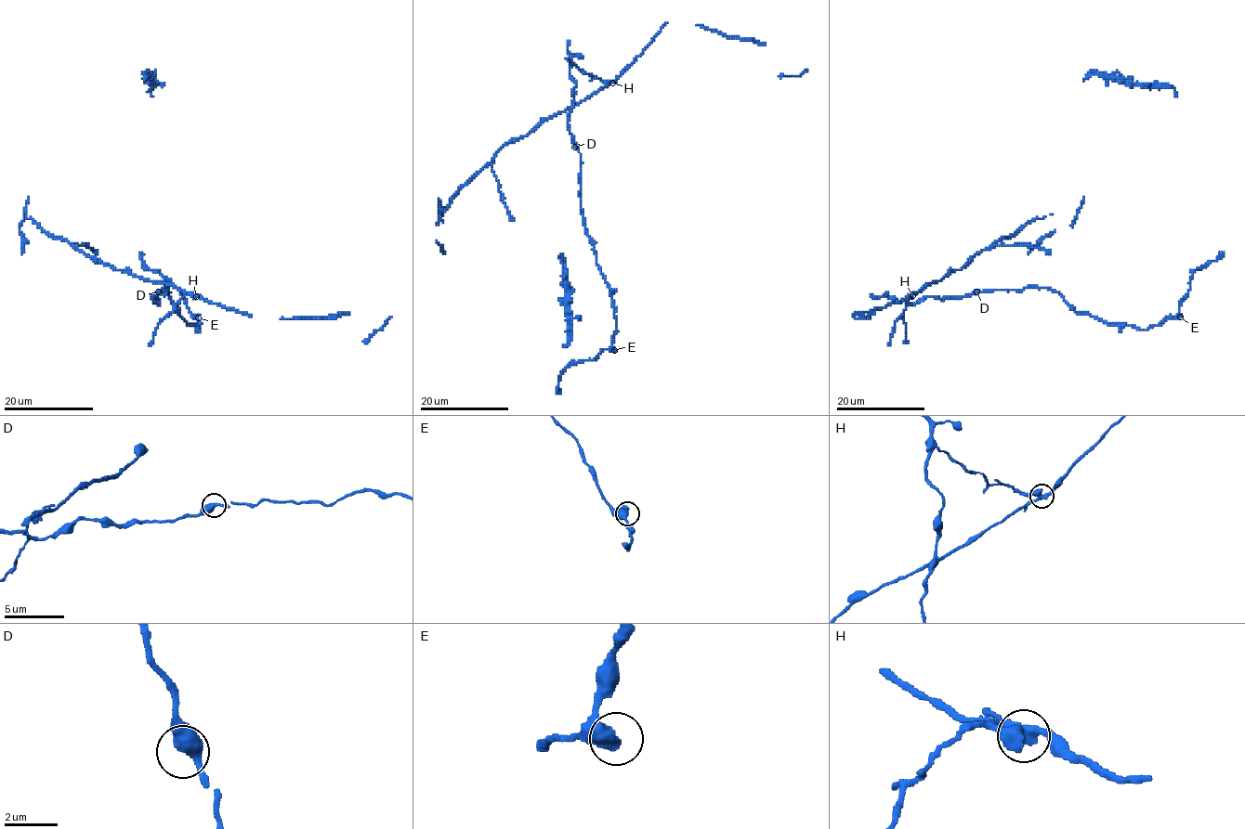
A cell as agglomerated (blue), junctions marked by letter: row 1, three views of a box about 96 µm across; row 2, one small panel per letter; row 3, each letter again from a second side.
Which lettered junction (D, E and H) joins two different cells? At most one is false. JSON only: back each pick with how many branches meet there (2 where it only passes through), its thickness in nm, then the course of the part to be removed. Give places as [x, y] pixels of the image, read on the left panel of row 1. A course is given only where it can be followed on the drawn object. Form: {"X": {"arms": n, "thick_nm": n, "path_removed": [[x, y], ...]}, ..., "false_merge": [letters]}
{"H": {"arms": 2, "thick_nm": 480, "path_removed": [[196, 296], [186, 293], [181, 298], [174, 310], [159, 323], [150, 345]]}, "false_merge": ["H"]}

